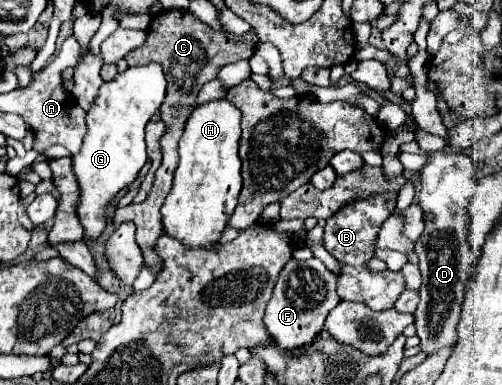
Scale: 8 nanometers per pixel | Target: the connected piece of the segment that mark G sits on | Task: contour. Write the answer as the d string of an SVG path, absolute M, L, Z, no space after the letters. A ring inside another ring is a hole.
M148 64L148 66L134 66L128 68L122 74L116 74L114 80L104 82L100 86L100 94L96 96L96 102L92 104L92 110L86 112L86 136L82 142L80 152L72 158L72 170L76 176L76 182L80 186L80 198L76 204L78 220L84 228L84 242L96 242L108 224L108 204L116 198L116 194L124 188L128 188L142 170L146 162L146 142L144 142L144 126L152 118L154 112L158 112L160 104L166 96L166 80L162 74L160 64Z

